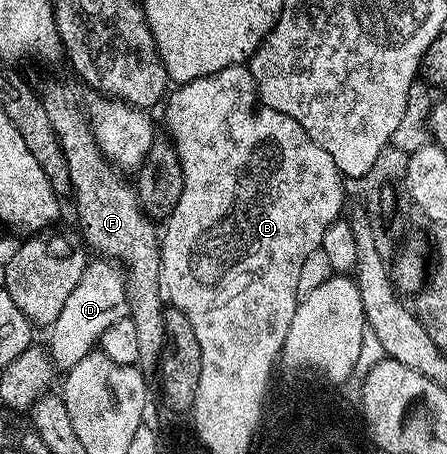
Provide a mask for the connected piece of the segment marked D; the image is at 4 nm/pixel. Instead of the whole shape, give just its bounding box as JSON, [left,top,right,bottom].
[48,260,128,371]

